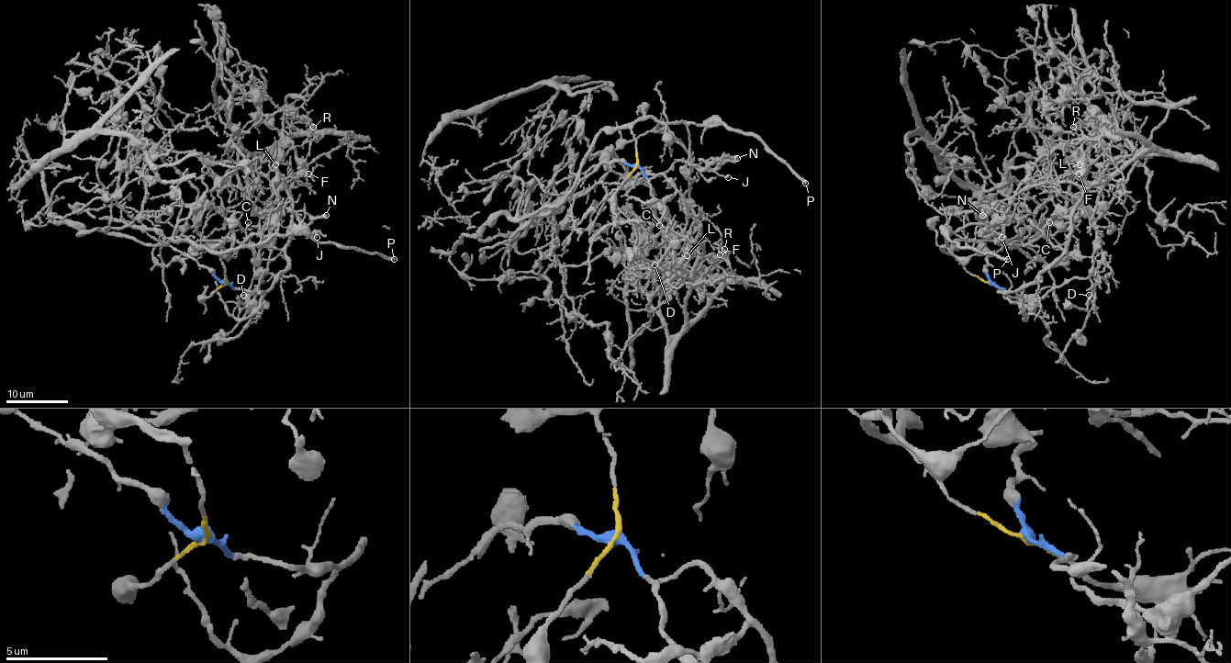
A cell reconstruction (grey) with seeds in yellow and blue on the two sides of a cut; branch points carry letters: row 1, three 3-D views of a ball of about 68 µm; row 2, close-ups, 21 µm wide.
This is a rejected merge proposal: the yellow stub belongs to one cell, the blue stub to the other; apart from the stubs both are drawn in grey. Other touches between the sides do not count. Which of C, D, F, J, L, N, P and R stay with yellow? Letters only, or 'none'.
J, N, P

